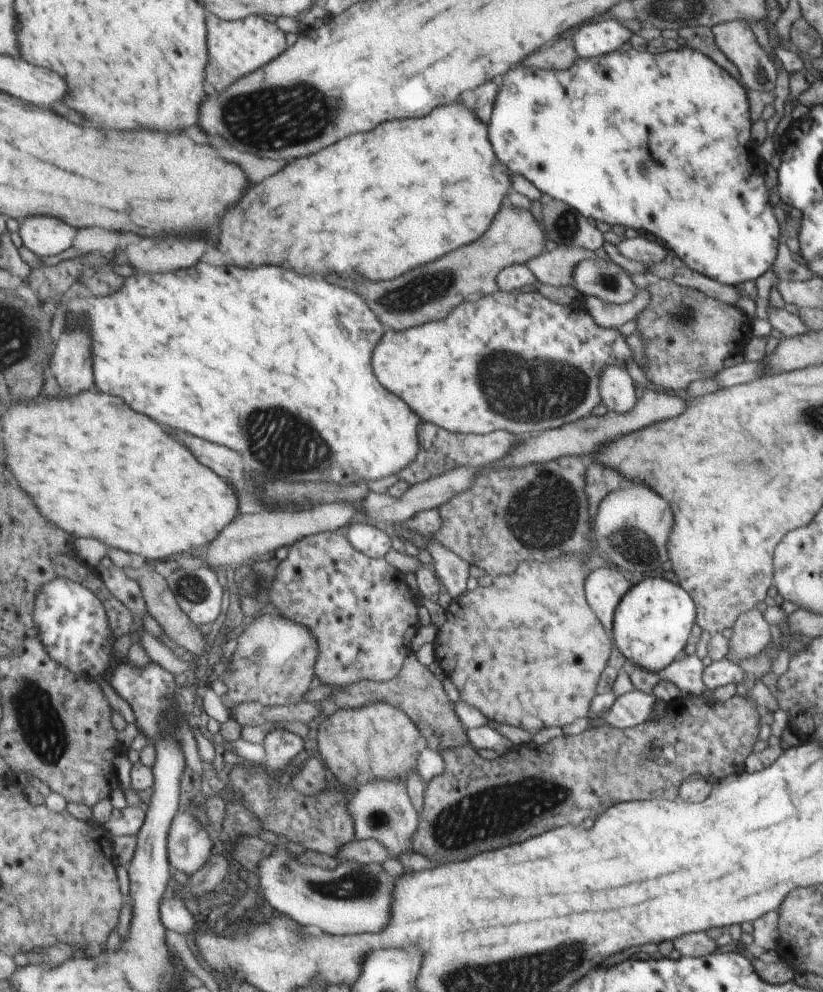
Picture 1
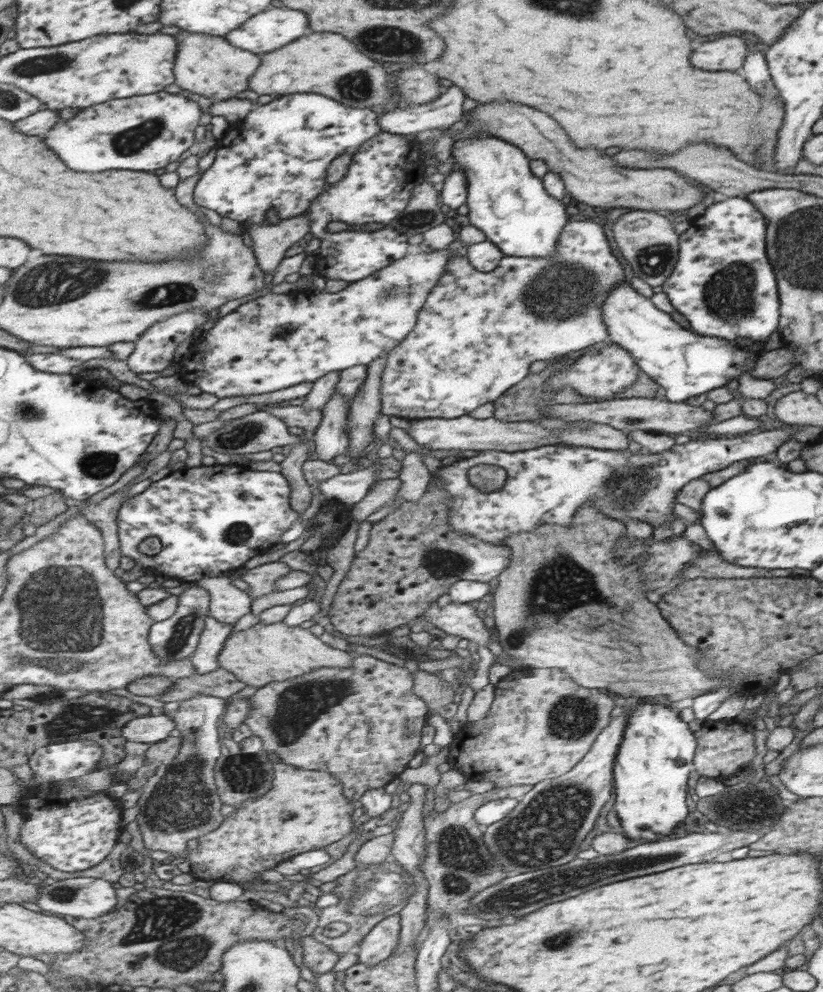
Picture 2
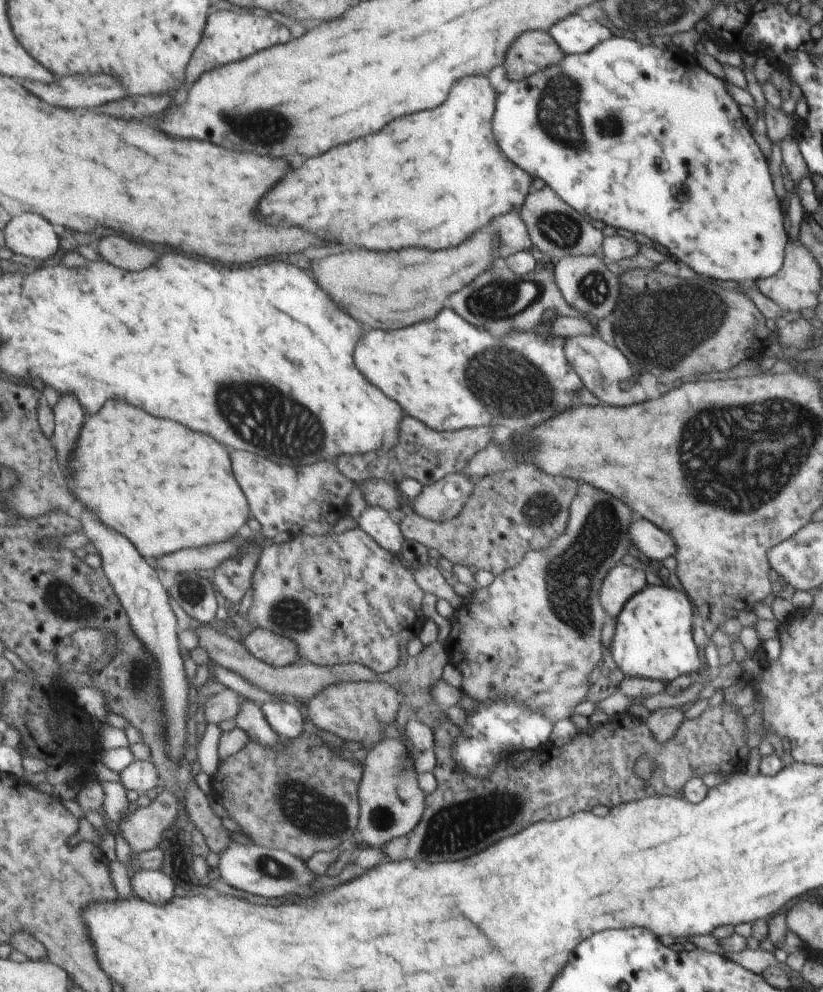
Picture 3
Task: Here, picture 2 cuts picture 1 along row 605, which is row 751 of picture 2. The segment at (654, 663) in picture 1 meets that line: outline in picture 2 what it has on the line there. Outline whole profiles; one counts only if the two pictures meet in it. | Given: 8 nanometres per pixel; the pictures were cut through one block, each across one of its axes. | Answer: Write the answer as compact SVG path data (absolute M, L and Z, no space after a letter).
M641 700L636 708L629 714L628 723L625 724L623 740L615 760L615 788L616 799L613 801L612 810L619 820L620 831L629 840L639 840L639 842L657 842L667 838L673 828L677 828L685 816L687 816L687 774L691 772L691 758L695 750L695 738L687 730L687 724L677 718L673 710L669 710L667 702L647 703Z

